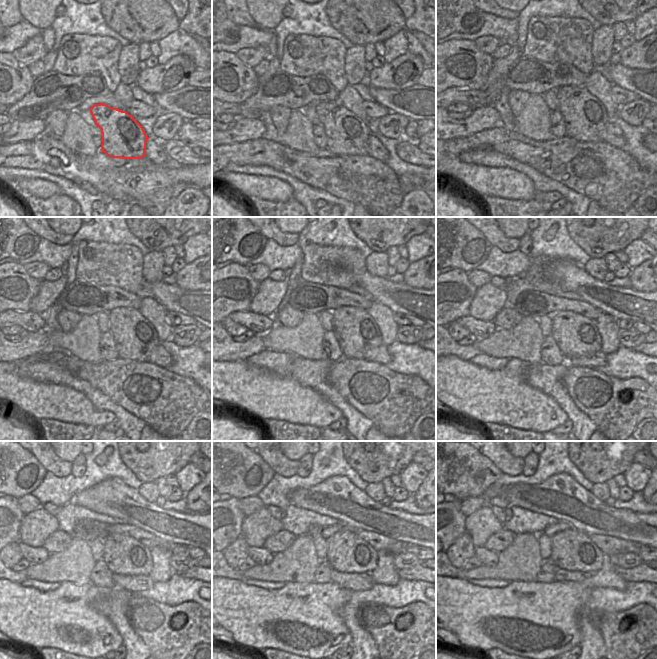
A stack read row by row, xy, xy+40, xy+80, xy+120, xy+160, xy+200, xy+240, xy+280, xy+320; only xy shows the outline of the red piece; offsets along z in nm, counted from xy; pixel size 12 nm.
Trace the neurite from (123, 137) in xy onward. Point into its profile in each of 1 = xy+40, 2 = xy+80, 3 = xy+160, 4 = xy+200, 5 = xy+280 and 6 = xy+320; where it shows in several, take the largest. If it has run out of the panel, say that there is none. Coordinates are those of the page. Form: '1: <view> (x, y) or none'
1: xy+40 (347, 134)
2: xy+80 (583, 114)
3: xy+160 (357, 333)
4: xy+200 (576, 335)
5: xy+280 (346, 552)
6: xy+320 (571, 549)

